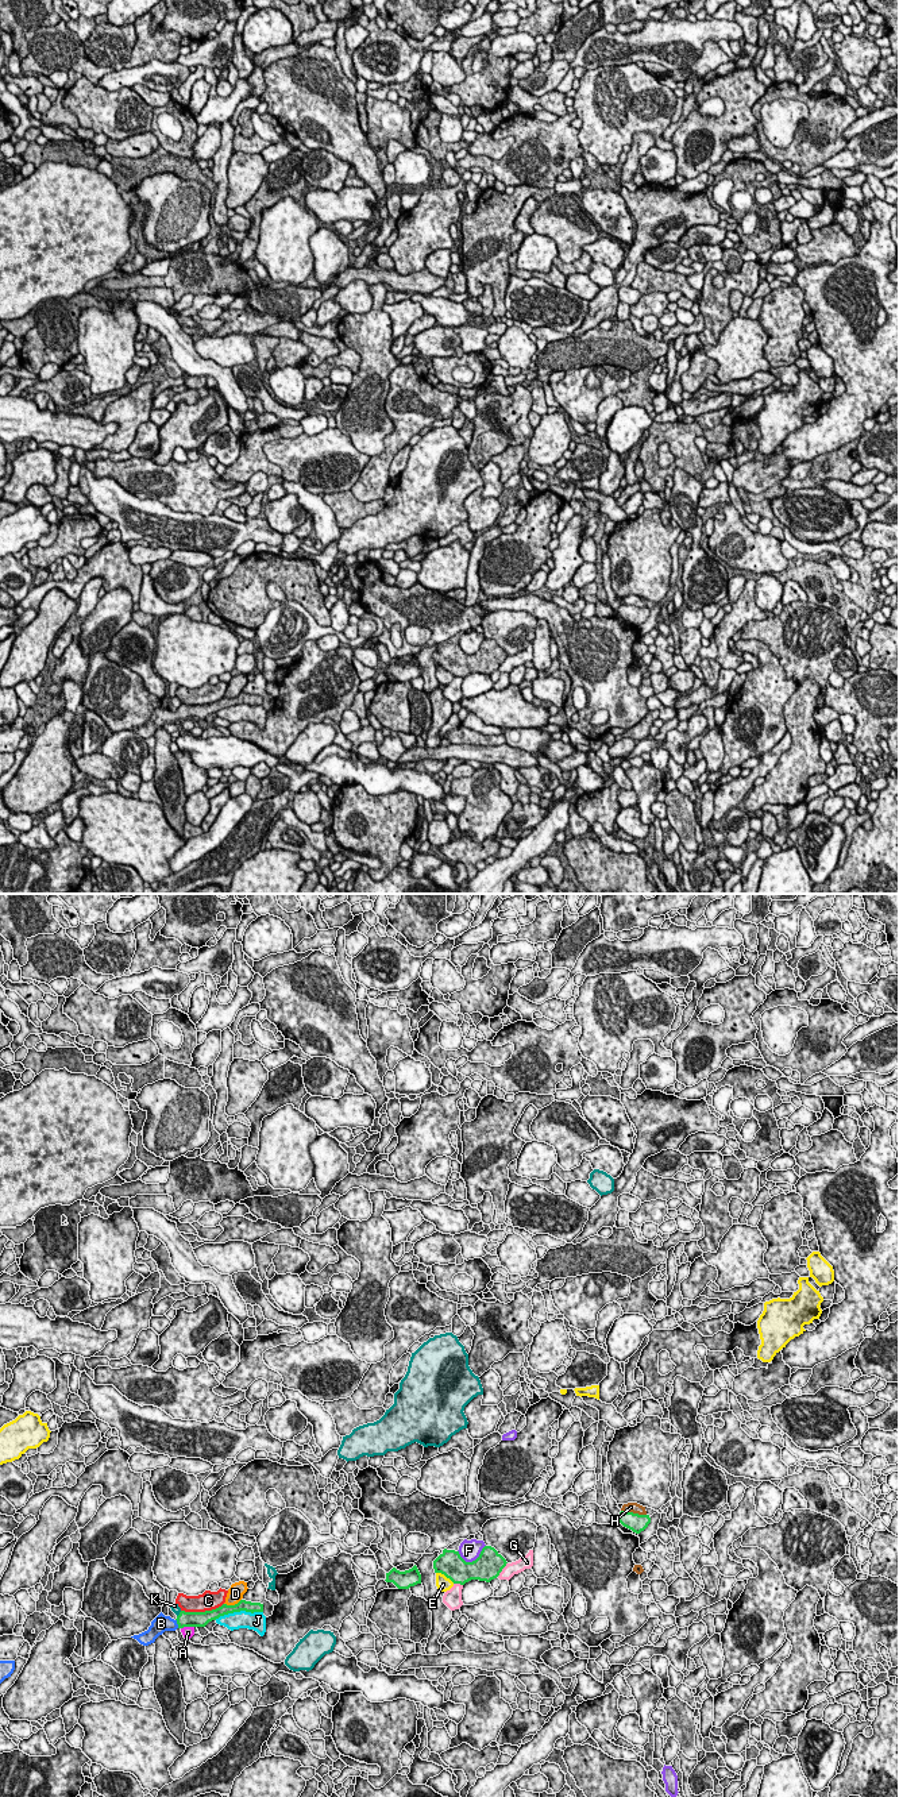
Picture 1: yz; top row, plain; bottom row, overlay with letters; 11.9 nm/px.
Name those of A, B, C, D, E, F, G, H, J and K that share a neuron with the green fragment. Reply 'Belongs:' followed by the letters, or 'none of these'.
Belongs: B

